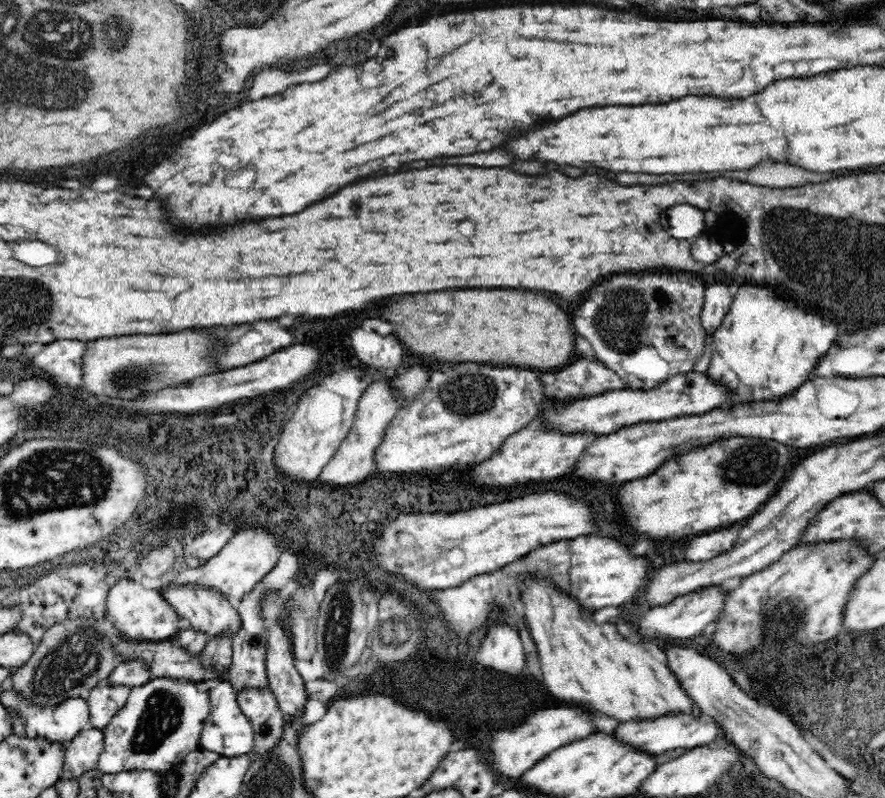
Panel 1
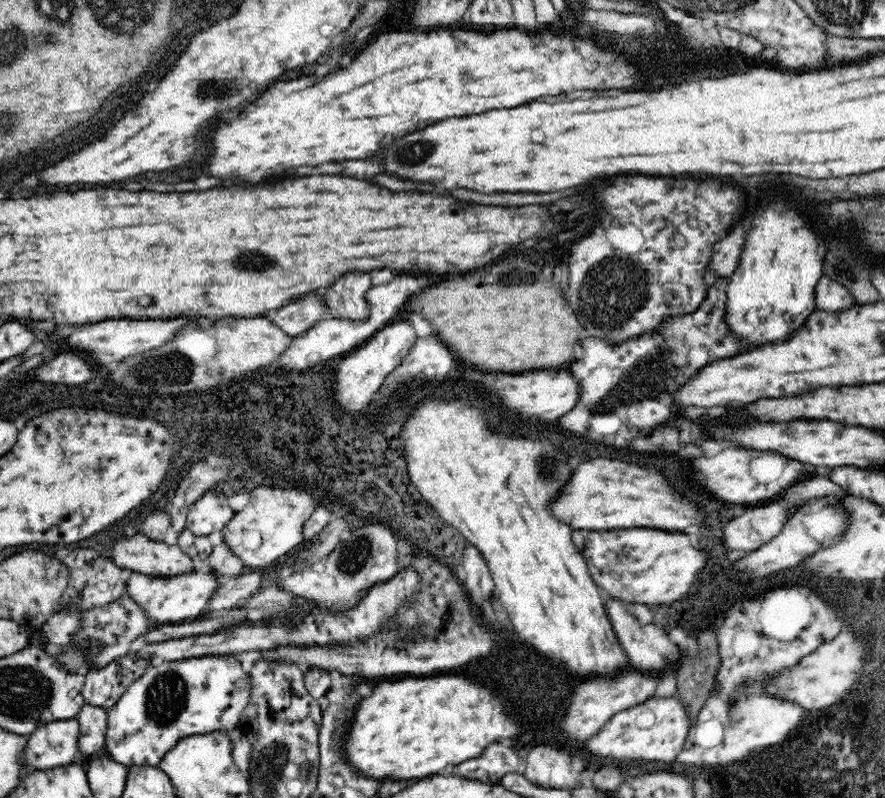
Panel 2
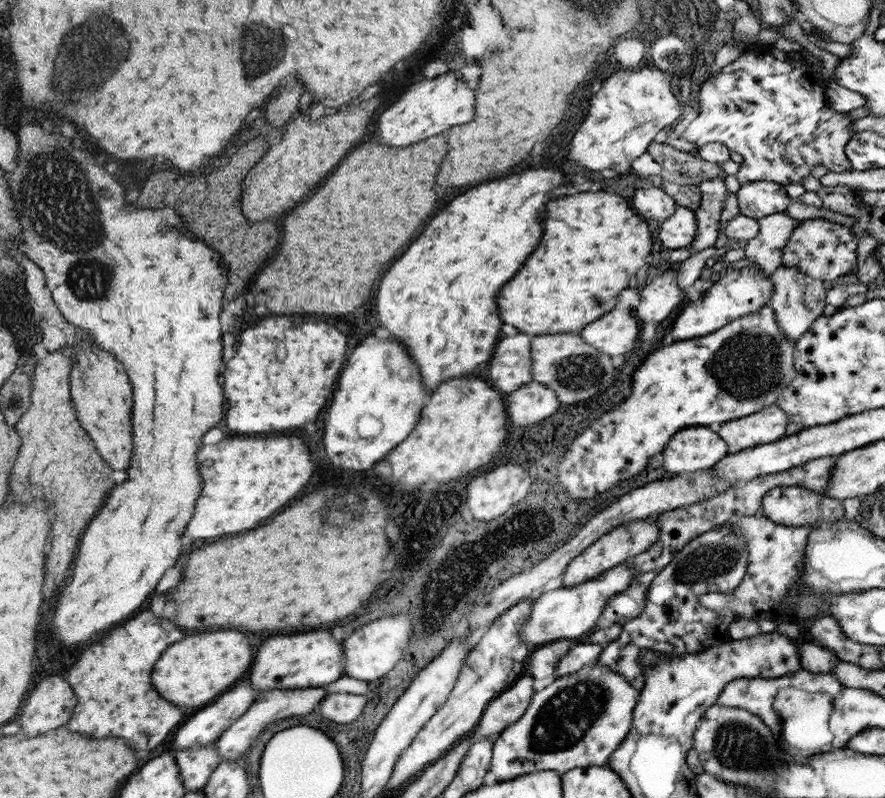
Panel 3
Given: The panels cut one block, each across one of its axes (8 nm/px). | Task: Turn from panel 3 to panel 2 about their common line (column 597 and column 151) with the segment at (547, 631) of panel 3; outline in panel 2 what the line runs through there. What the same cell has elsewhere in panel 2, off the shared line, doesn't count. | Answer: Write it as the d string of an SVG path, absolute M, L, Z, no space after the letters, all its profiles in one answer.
M192 570L178 574L174 578L158 578L158 576L146 576L140 572L132 572L128 580L128 596L140 604L142 612L158 624L184 624L184 622L198 622L204 618L204 608L208 606L210 598L216 590L220 590L222 582L226 578L218 576L216 572L208 570Z

